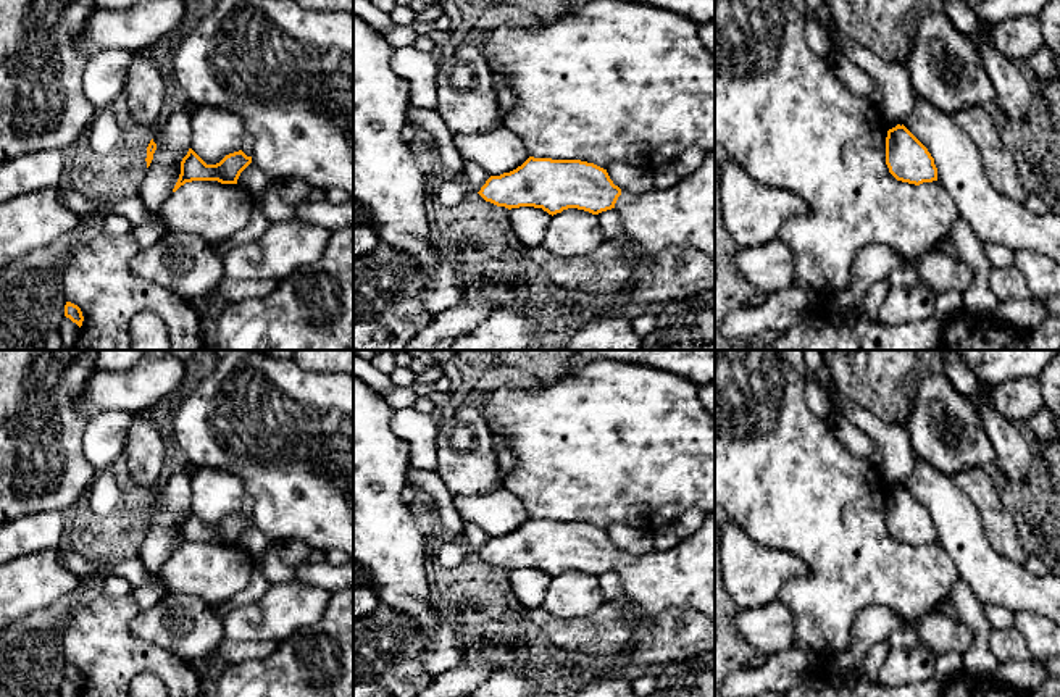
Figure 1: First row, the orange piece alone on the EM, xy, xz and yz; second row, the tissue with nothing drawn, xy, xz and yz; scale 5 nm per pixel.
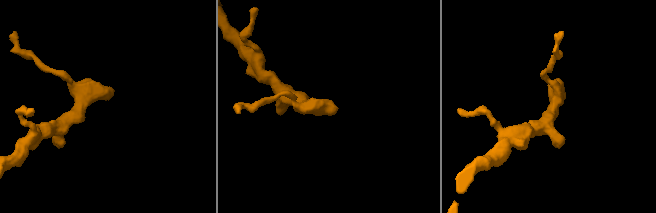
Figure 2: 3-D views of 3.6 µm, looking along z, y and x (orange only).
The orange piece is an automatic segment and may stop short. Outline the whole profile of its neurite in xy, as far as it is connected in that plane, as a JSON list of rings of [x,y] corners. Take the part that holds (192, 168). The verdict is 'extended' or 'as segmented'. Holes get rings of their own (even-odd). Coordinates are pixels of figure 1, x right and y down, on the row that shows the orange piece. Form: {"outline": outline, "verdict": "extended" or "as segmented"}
{"outline": [[[216,0],[213,11],[182,37],[169,73],[187,102],[239,115],[255,137],[250,157],[239,150],[216,165],[207,165],[189,148],[173,192],[192,181],[237,184],[240,173],[253,163],[273,182],[298,177],[324,190],[342,189],[353,200],[353,18],[348,13],[315,11],[297,0]]], "verdict": "extended"}

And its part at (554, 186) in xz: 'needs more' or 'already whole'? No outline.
needs more

